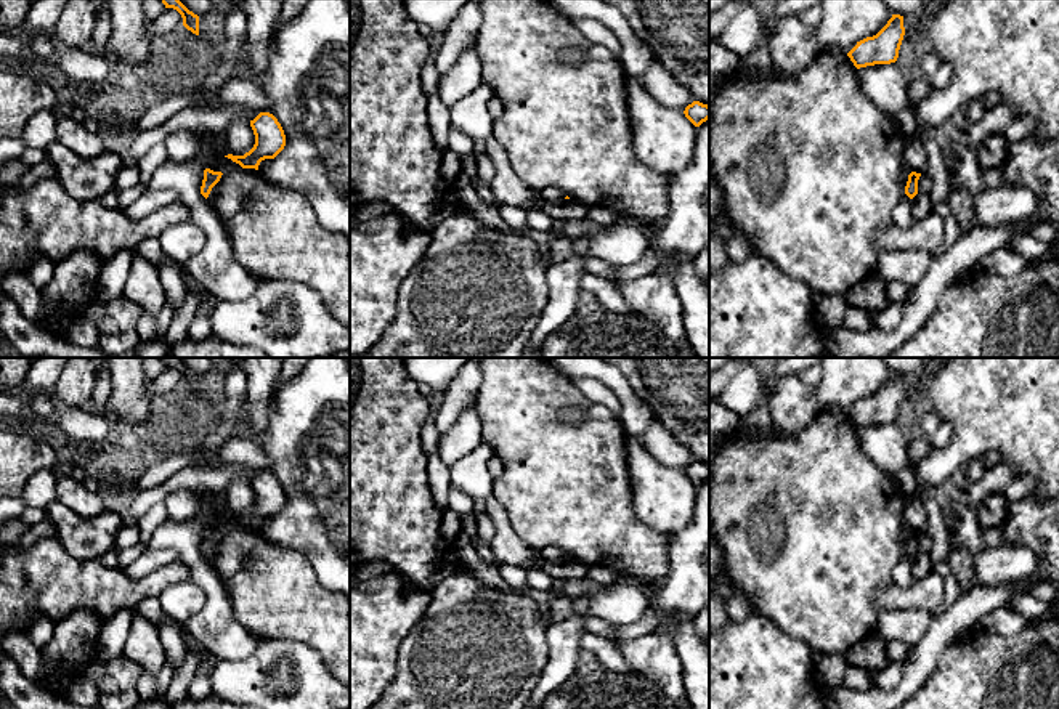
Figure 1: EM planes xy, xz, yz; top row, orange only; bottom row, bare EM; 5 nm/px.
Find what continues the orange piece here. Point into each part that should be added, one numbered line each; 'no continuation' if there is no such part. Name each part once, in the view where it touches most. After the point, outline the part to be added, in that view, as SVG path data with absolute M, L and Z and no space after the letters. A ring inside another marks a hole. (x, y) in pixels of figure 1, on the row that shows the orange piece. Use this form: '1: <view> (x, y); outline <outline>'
no continuation

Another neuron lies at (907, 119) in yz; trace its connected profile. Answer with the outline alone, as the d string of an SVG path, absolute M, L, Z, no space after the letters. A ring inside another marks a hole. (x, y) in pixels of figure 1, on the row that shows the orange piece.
M910 106L903 107L894 119L907 136L915 133L918 122L916 114Z

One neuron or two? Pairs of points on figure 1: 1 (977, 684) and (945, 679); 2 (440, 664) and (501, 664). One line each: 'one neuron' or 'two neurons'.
1: one neuron
2: one neuron

